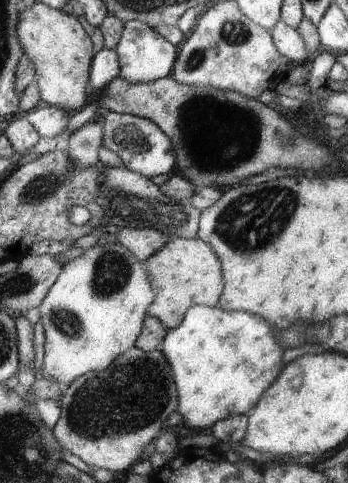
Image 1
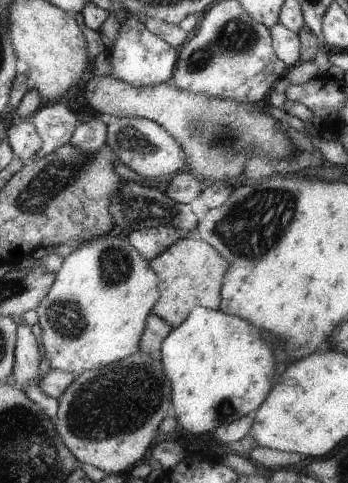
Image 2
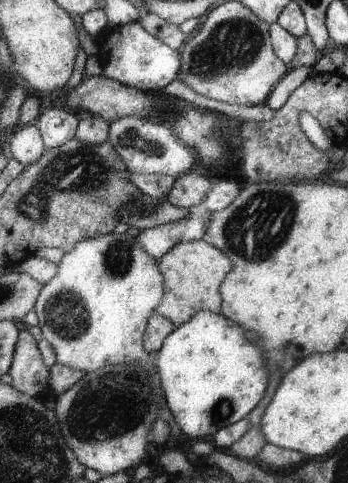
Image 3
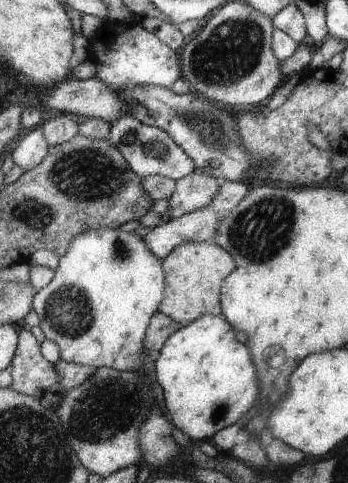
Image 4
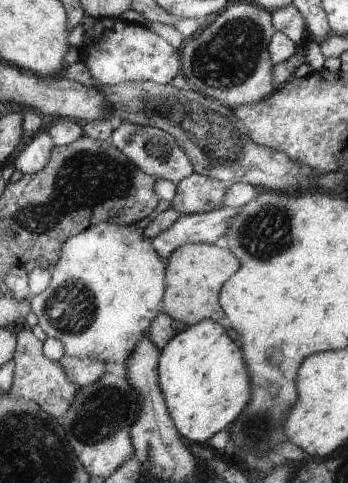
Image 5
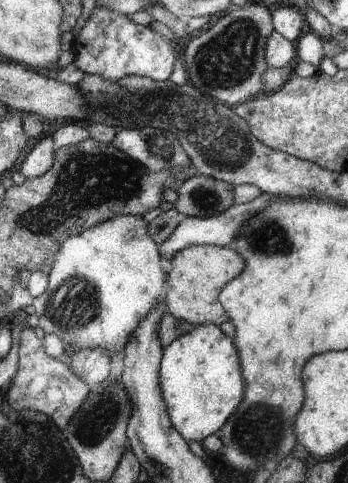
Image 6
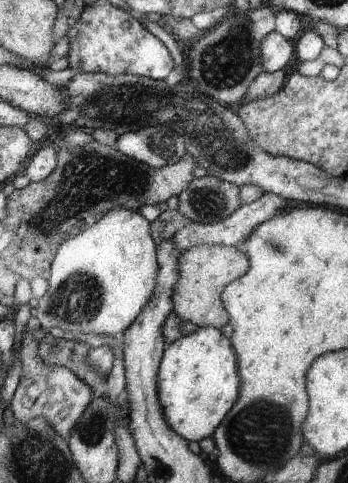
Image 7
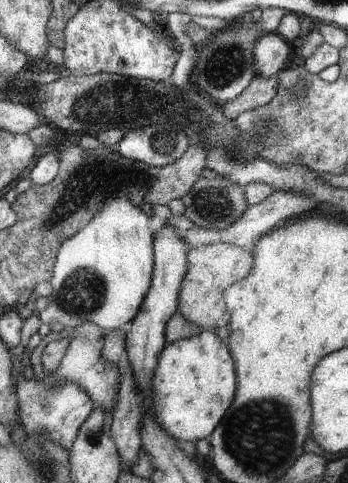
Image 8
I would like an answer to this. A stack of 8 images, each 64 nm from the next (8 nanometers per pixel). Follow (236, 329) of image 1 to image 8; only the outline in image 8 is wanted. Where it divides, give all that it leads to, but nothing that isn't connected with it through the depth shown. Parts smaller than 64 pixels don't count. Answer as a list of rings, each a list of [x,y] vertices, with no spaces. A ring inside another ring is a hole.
[[[201,330],[199,334],[175,340],[161,350],[151,380],[153,414],[169,436],[179,442],[195,444],[207,440],[215,430],[217,422],[233,402],[235,390],[235,364],[227,342],[217,338],[213,332]]]

